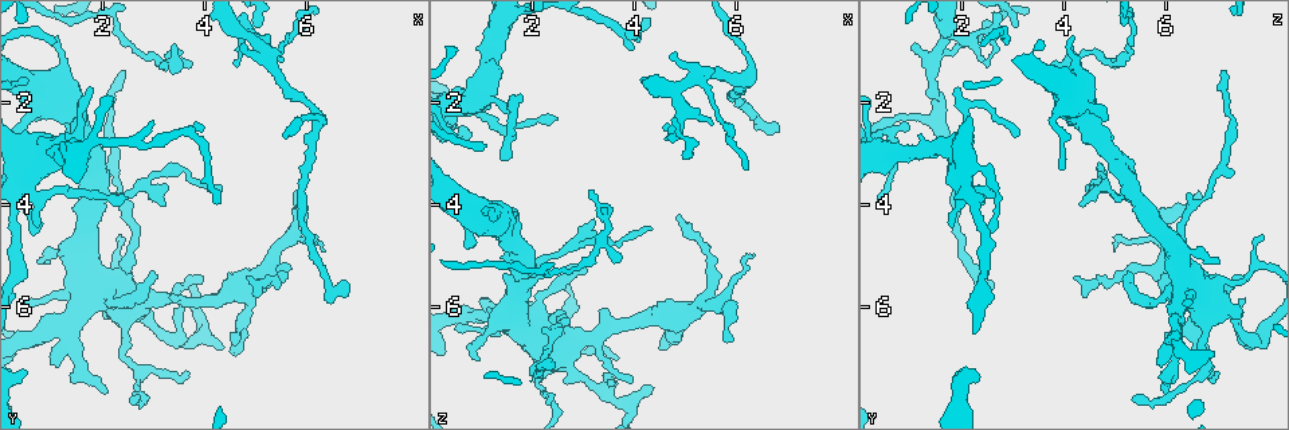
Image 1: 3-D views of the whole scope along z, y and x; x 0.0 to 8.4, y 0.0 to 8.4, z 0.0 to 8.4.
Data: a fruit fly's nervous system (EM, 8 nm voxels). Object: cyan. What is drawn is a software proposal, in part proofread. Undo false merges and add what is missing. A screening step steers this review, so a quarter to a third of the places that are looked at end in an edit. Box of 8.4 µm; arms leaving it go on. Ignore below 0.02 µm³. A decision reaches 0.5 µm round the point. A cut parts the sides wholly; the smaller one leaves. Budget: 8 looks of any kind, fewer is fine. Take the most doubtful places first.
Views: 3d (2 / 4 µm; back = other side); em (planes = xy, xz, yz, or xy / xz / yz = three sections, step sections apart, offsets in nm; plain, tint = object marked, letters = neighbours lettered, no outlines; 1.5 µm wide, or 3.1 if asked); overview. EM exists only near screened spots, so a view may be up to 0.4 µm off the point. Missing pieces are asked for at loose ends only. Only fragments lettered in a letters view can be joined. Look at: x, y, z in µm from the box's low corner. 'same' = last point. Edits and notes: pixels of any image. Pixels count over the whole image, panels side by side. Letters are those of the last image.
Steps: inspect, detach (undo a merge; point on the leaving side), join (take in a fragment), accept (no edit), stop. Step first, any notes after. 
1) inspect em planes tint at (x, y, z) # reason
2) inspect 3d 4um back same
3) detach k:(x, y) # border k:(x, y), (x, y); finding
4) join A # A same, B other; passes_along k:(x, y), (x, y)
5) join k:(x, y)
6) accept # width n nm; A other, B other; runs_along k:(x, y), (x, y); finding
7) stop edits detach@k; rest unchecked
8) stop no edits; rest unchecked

inspect em xy step 8 tint at (4.75, 0.90, 1.10) # thin end

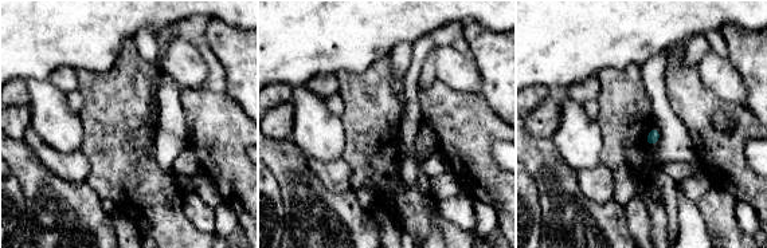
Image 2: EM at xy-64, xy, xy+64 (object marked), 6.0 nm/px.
inspect em planes letters same

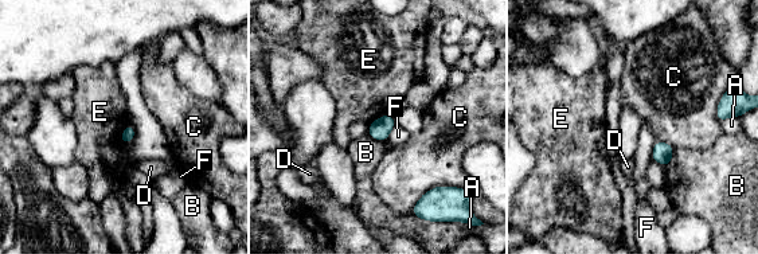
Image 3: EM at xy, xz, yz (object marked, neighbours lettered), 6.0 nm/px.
accept # width 90 nm; longest_contact C 280 nm; A other, B other, C other, D other, E other, F other; none of them fits

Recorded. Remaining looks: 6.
inspect 3d 2um back at (2.55, 3.85, 5.00)

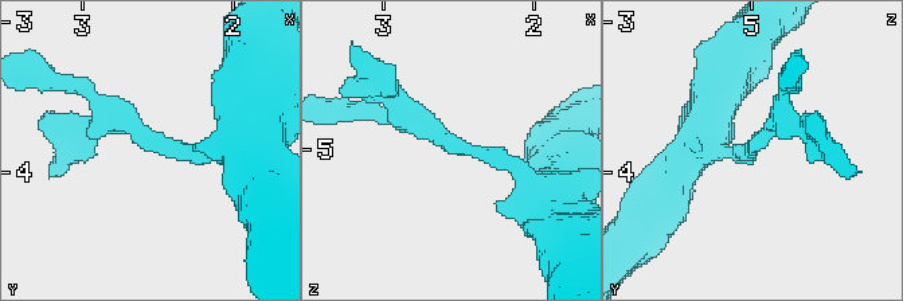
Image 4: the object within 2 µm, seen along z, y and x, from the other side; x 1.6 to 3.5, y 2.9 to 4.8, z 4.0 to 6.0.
inspect em xz step 8 tint at (2.50, 3.80, 4.98) # shape alone is not enough

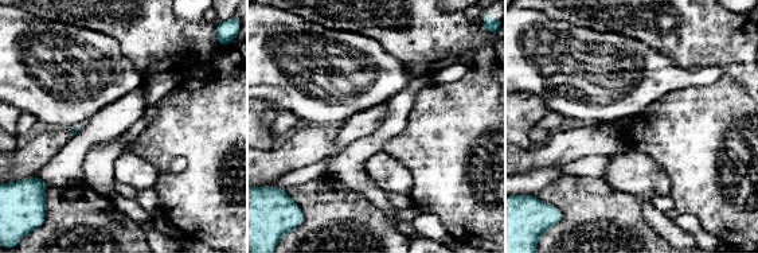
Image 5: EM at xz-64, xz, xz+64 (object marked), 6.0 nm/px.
inspect em xy step 8 letters same

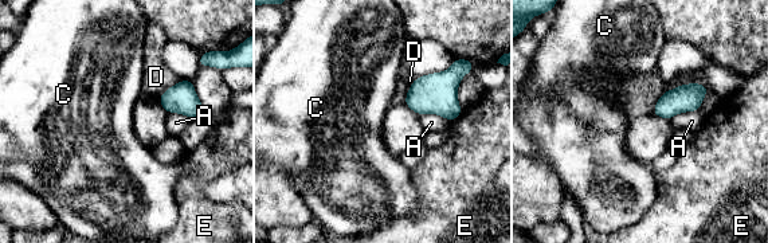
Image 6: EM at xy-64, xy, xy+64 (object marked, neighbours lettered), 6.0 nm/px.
accept # width 40 nm; A other, C other, D other, E other; one neuron here

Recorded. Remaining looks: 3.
inspect 3d 2um at (1.05, 7.05, 5.80) # free end

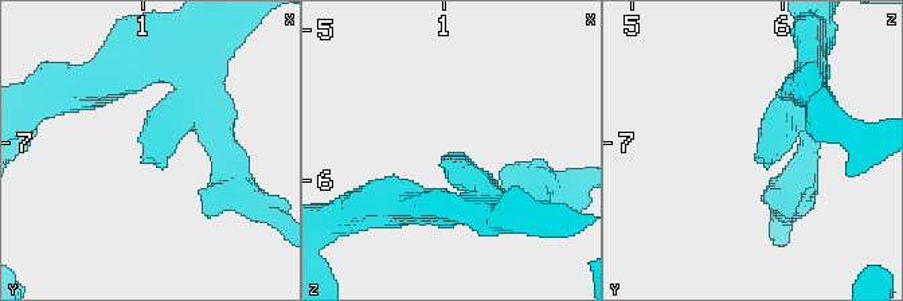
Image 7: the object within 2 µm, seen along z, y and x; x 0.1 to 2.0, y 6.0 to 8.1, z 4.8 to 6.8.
inspect em planes letters at (1.00, 7.10, 5.84)

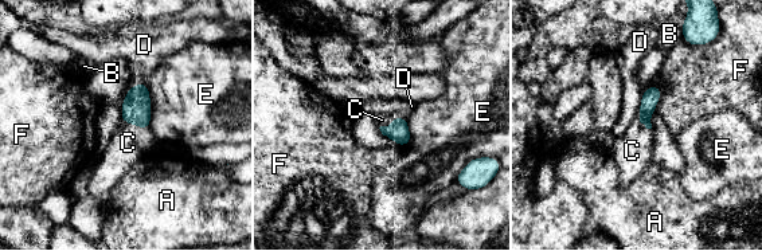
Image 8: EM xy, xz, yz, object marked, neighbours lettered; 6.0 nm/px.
join C # longest_contact E 280 nm; A other, B other, C same, D other, E other, F other; the neuron continues

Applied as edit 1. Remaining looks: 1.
stop edits join@8; rest unchecked

